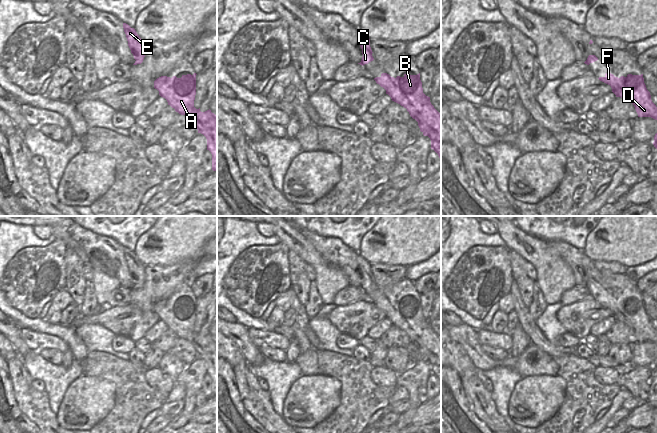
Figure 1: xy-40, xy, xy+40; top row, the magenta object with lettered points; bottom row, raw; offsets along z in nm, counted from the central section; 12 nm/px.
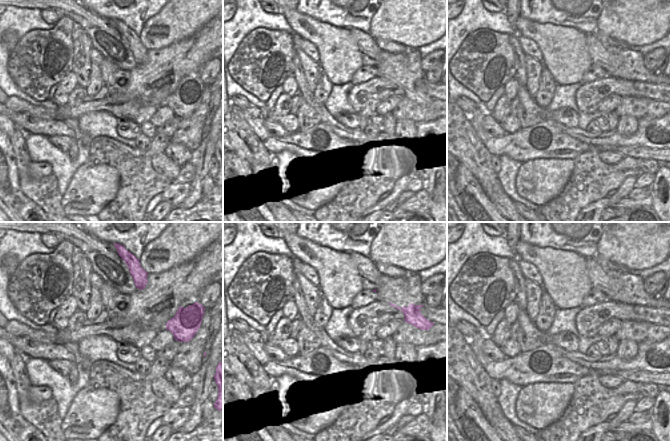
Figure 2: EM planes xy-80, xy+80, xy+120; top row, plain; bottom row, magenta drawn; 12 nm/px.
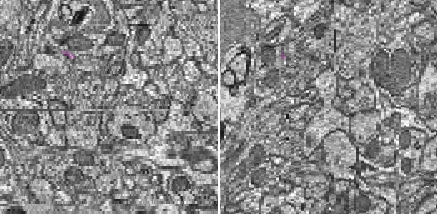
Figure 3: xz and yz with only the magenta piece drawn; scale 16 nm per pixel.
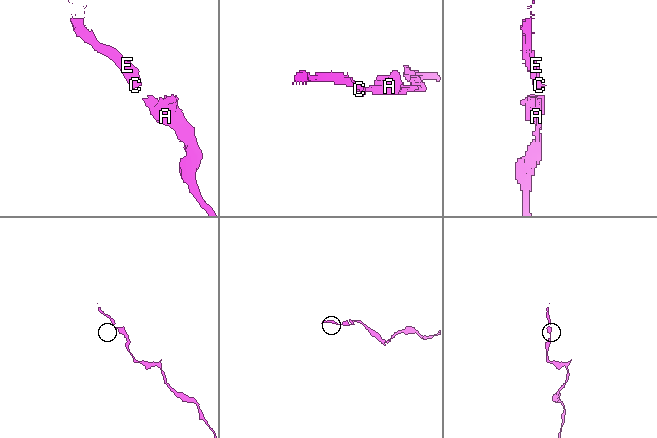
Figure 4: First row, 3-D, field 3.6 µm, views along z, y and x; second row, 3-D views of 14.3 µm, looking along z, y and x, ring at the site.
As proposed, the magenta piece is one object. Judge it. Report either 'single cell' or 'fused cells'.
single cell

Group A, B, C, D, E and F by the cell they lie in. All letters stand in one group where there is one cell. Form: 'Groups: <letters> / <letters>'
Groups: A B C D E F.

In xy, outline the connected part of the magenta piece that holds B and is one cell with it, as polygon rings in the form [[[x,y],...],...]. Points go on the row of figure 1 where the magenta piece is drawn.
[[[382,73],[374,80],[386,90],[392,101],[406,108],[410,116],[418,122],[420,131],[430,138],[431,149],[441,160],[441,114],[431,104],[430,97],[423,93],[420,73],[404,74],[403,77],[396,78]]]

